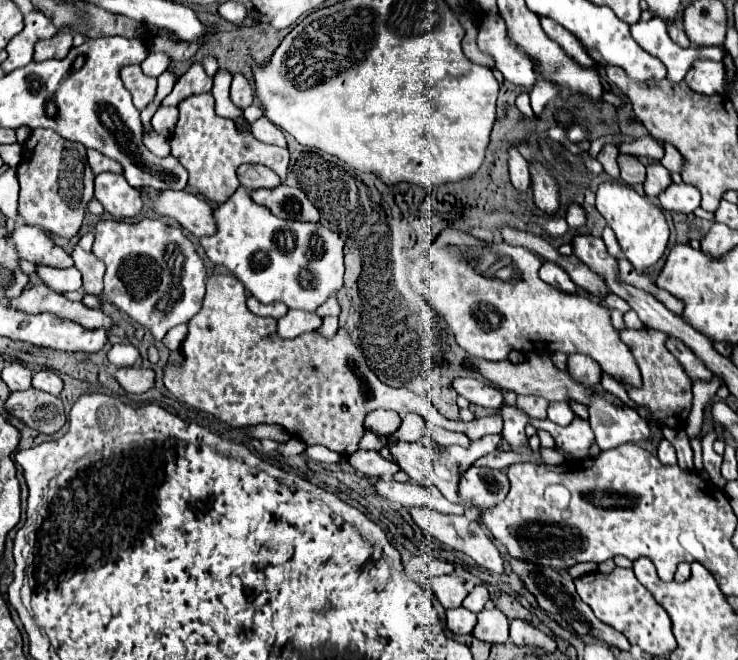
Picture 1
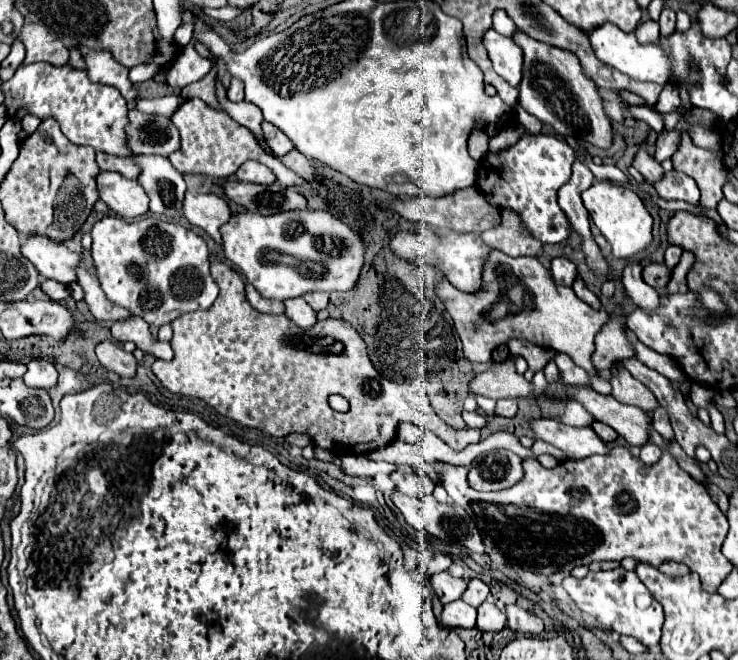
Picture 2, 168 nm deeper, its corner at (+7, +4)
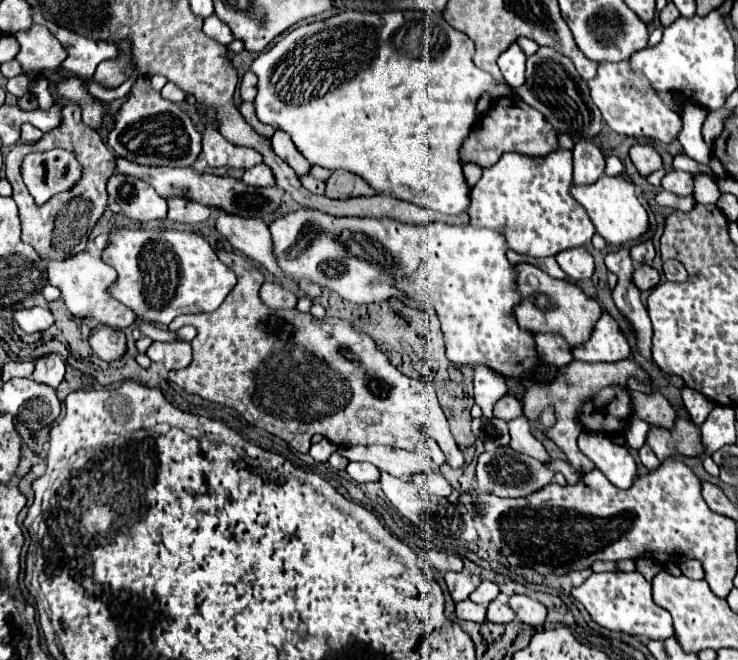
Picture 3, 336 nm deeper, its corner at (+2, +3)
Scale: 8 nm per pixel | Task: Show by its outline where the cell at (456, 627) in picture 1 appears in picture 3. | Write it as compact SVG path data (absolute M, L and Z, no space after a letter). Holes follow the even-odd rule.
M470 599L456 603L456 617L458 619L466 619L466 621L474 621L474 623L484 623L486 619L486 607L472 603Z

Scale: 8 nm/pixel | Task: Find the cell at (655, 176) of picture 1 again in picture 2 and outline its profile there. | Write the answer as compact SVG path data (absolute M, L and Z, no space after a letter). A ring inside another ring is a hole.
M643 148L635 154L633 166L635 166L635 168L645 176L645 180L651 182L651 184L663 178L663 168L661 168L661 164L659 164L647 150L643 150Z

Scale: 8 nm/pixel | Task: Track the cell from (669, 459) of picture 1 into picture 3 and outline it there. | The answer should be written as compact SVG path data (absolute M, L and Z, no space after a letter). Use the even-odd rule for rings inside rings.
M644 445L644 447L640 449L640 461L642 461L642 465L646 465L648 469L656 469L656 467L660 465L658 457L652 453L652 449L650 449L648 445Z

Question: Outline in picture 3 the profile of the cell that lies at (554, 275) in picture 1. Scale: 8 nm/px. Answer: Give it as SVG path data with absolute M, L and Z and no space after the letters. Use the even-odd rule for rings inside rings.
M576 247L576 249L562 251L562 253L556 255L556 261L558 261L558 265L562 267L562 271L564 271L570 279L574 279L574 281L590 279L592 273L594 273L592 255L590 255L584 247Z

